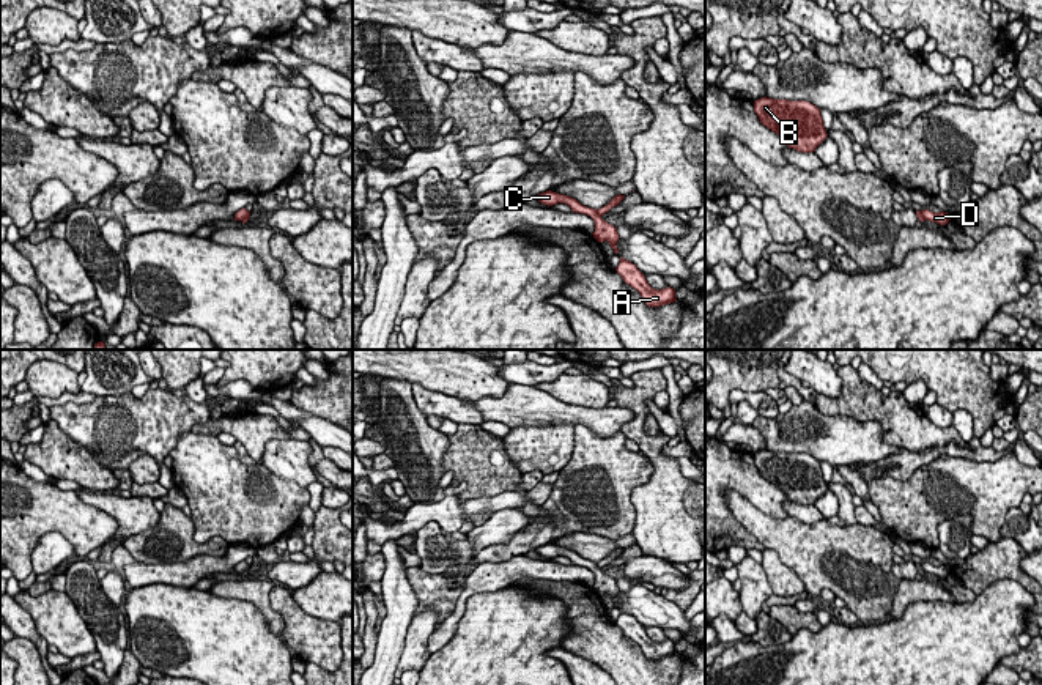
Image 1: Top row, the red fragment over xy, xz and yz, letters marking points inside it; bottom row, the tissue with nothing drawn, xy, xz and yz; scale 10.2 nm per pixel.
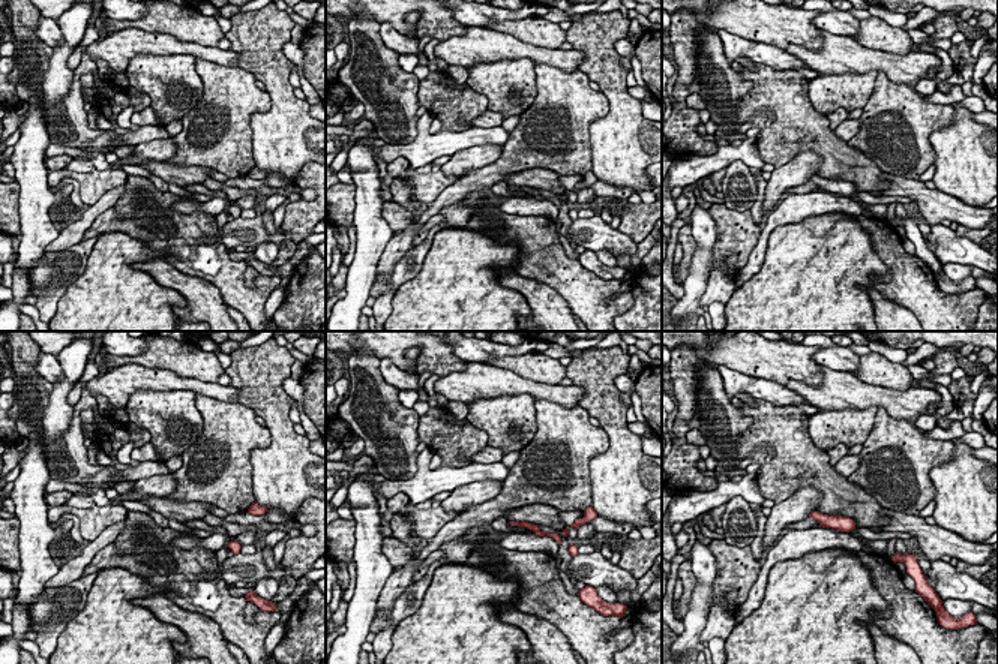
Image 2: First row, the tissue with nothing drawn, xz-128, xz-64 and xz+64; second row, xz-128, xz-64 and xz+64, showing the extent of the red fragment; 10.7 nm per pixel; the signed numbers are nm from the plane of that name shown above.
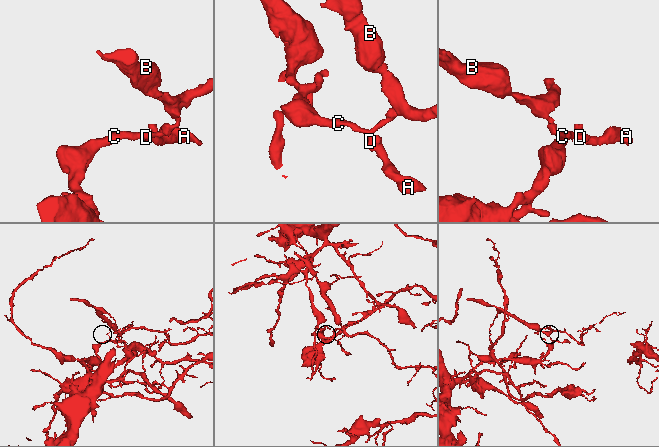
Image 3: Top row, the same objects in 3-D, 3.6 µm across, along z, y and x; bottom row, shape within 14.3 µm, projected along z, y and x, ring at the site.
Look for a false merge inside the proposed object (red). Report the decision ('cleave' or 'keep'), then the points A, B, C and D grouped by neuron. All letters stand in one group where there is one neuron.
cleave; groups A C D / B

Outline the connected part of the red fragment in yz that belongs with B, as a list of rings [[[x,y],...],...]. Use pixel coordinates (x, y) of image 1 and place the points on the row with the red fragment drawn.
[[[760,98],[754,101],[760,123],[776,132],[789,148],[812,153],[826,139],[820,109],[807,101]]]

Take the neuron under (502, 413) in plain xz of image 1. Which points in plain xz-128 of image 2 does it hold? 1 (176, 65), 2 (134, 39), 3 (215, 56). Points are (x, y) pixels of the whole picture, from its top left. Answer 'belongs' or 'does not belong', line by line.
1: does not belong
2: belongs
3: belongs

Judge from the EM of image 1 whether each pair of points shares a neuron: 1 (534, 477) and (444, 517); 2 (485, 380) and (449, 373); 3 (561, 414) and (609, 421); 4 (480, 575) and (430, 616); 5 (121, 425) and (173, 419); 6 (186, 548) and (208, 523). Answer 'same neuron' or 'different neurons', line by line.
1: different neurons
2: same neuron
3: same neuron
4: different neurons
5: same neuron
6: different neurons

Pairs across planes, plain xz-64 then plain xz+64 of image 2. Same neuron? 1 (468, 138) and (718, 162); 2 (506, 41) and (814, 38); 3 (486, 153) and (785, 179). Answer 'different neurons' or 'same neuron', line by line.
1: same neuron
2: different neurons
3: same neuron

